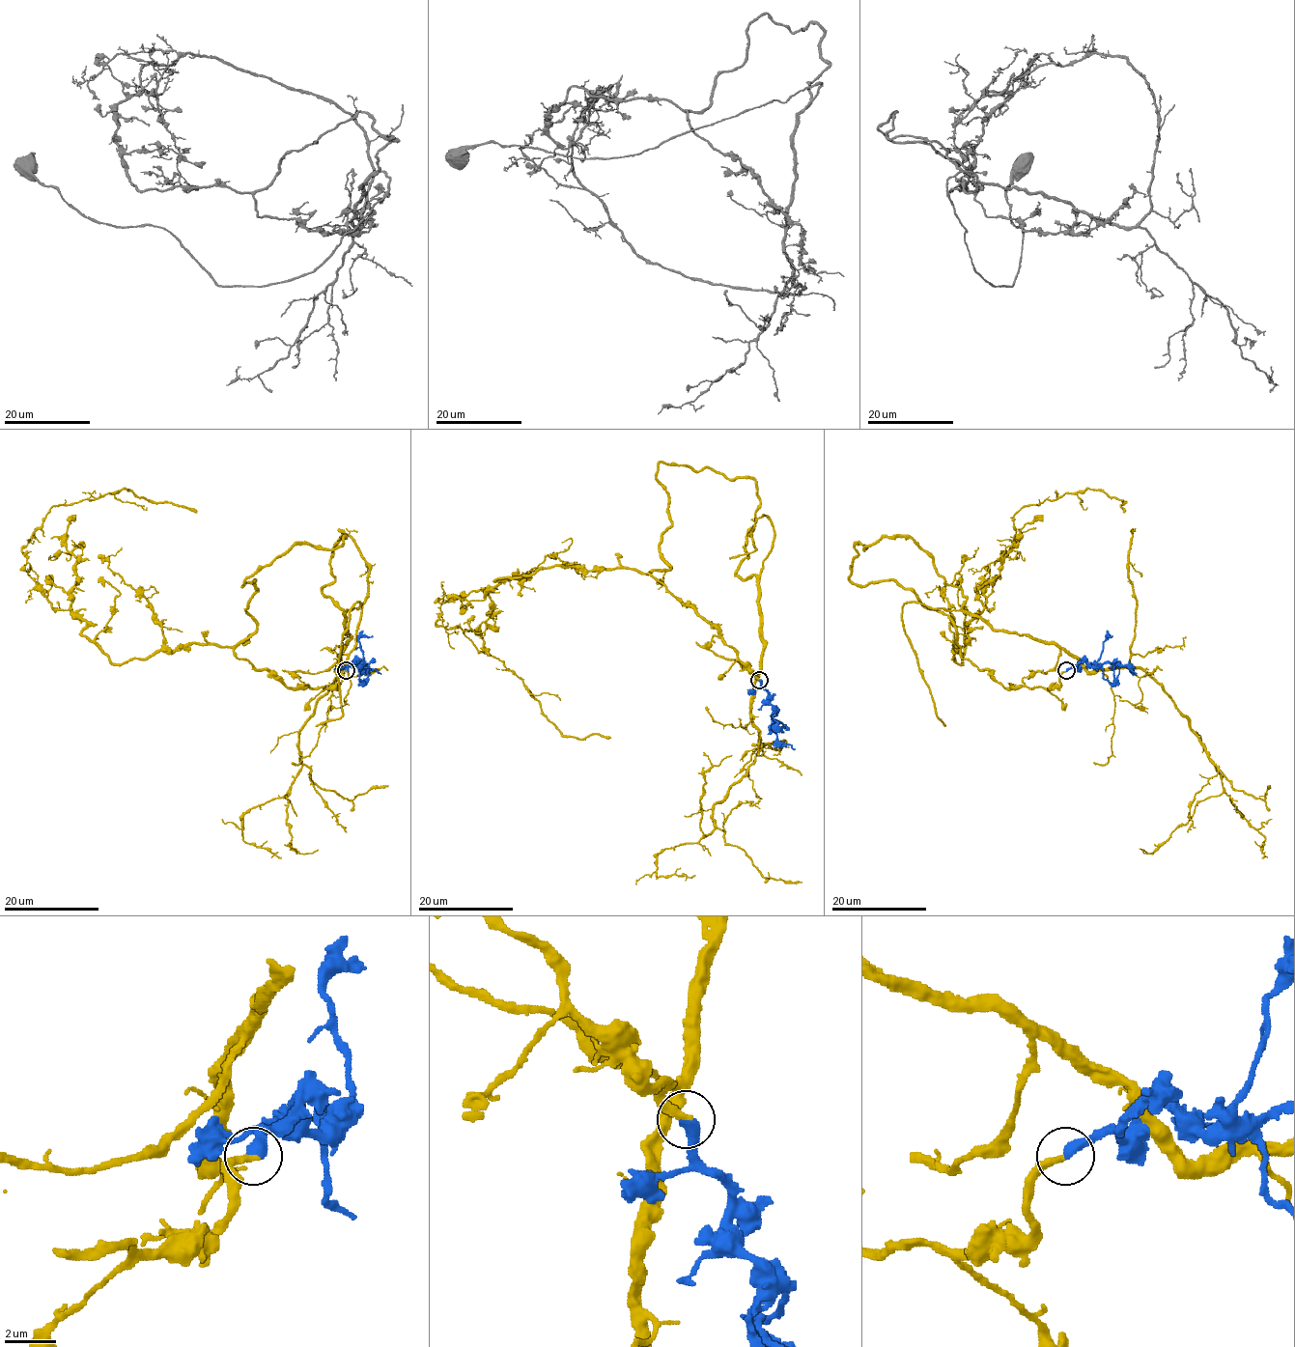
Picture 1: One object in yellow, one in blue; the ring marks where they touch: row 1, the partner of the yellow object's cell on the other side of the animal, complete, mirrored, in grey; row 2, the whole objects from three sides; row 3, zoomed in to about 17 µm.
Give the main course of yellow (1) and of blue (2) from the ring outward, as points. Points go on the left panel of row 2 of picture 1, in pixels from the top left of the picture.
1: (346, 671), (287, 687), (184, 644), (113, 663), (22, 549), (53, 507), (125, 489), (197, 513)
2: (346, 671), (353, 661), (359, 667), (362, 684), (367, 679), (367, 665), (375, 658)

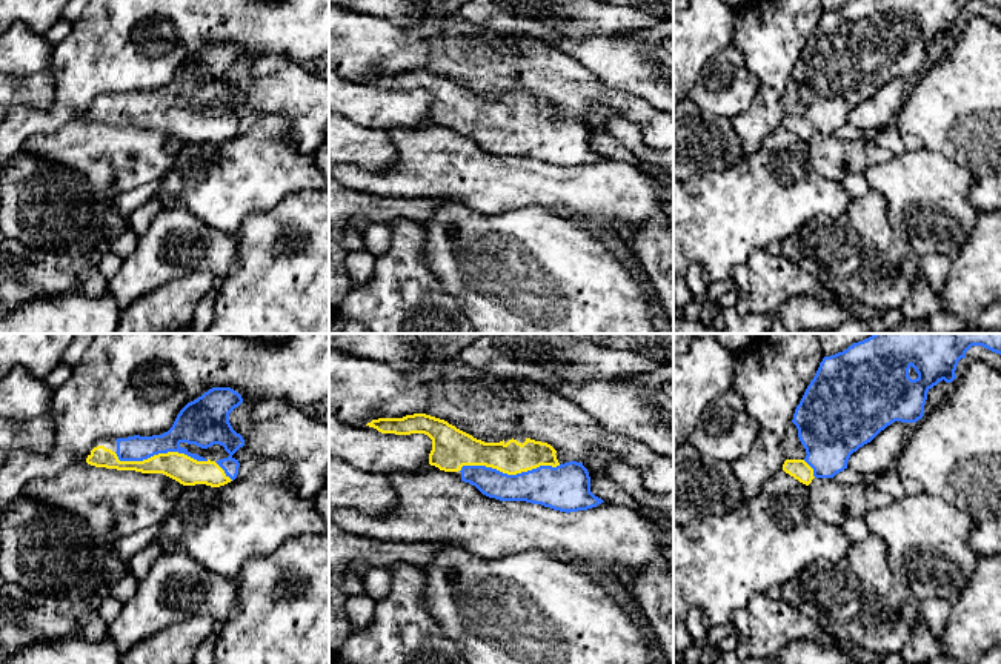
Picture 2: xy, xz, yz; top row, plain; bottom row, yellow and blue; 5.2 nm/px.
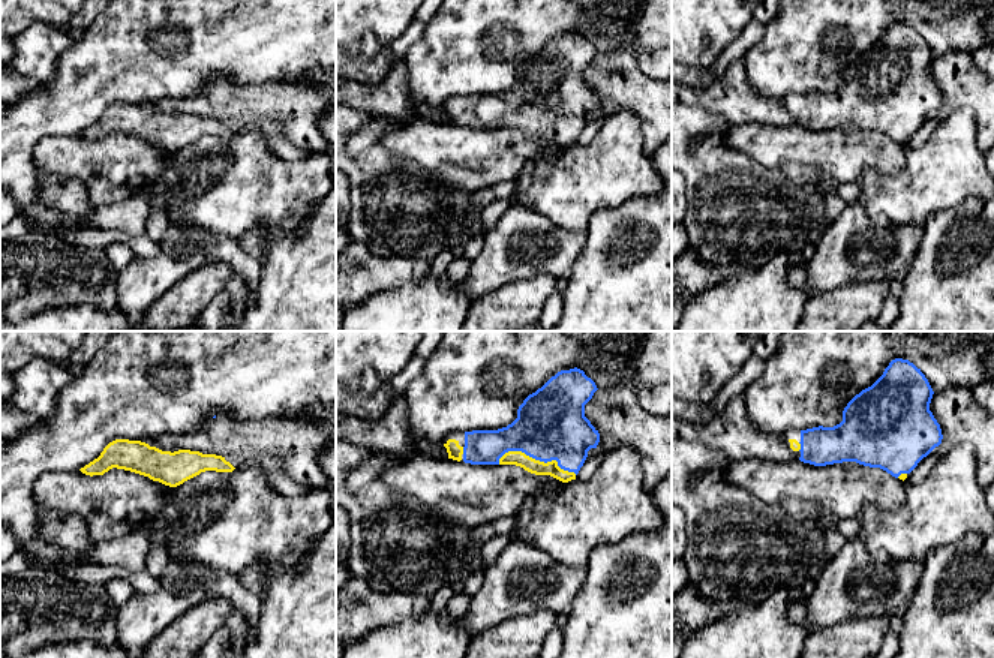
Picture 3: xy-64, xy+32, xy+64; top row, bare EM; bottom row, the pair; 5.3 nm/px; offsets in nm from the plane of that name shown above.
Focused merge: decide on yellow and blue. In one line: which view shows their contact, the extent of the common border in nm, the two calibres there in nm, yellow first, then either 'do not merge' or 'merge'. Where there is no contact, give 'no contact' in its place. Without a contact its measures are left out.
xz | 550 nm | 170/220 nm | merge

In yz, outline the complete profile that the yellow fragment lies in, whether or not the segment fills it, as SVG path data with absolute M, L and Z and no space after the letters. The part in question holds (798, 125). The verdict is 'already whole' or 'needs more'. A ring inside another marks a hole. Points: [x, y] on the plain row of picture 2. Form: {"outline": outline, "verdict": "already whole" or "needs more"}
{"outline": "M852 0L824 12L792 75L807 111L786 115L783 126L806 141L813 134L833 134L847 124L853 108L887 81L921 75L927 48L943 35L952 38L956 34L958 17L972 2L1001 11L1001 0Z", "verdict": "needs more"}

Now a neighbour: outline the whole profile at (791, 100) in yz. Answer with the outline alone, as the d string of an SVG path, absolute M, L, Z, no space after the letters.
M790 78L783 95L761 85L750 108L733 115L730 123L746 154L753 154L778 126L783 126L786 115L804 115L806 111L798 85Z

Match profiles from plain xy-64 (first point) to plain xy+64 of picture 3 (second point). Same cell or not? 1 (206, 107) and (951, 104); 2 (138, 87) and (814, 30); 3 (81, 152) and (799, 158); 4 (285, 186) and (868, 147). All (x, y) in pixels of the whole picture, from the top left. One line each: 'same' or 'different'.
1: same
2: same
3: same
4: different

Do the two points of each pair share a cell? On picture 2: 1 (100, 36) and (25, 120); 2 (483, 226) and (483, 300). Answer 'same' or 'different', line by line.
1: same
2: same

